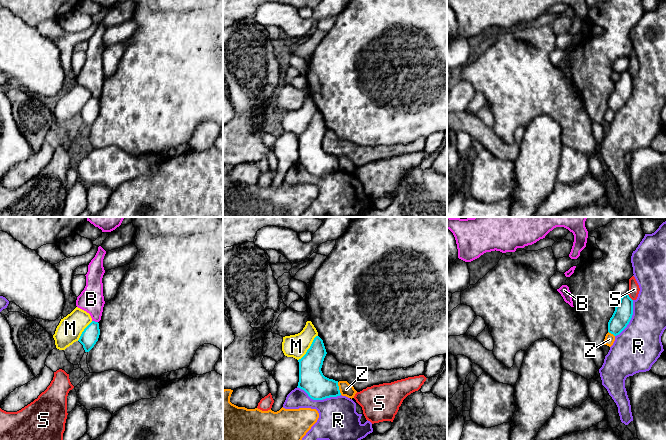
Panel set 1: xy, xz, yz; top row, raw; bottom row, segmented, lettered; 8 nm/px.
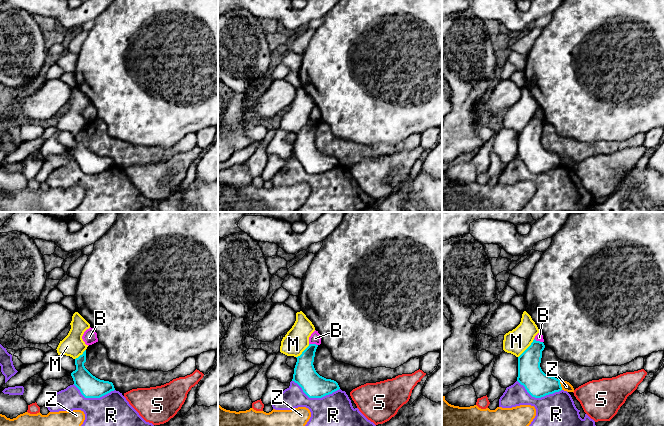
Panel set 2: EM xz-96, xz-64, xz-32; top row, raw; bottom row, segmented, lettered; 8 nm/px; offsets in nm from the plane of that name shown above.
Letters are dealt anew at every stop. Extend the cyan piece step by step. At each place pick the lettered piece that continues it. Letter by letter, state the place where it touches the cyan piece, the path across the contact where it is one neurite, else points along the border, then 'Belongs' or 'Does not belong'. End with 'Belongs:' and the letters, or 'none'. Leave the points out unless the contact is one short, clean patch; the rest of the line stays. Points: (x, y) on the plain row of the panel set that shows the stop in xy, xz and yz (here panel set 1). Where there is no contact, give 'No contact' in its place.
B: Touches cyan at xy (94, 97). Boundary: xy (92, 96), (97, 98). Does not belong
M: Touches cyan at xz (309, 124). Boundary: xz (317, 111), (307, 127), (298, 136). Does not belong
R: Touches cyan at xz (319, 175). Does not belong
S: Touches cyan at yz (629, 73). Does not belong
Z: Touches cyan at xz (338, 164). Does not belong
Belongs: none

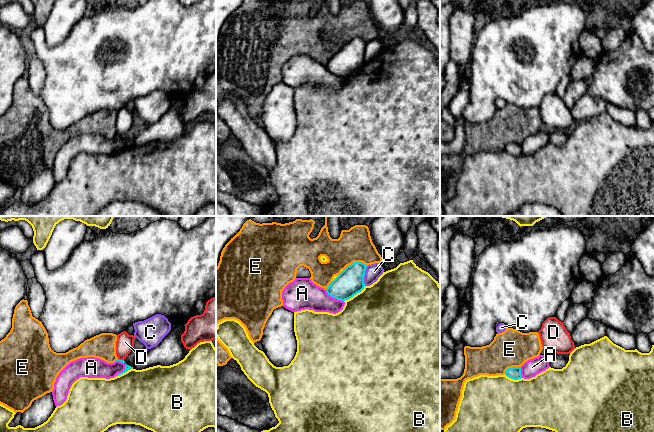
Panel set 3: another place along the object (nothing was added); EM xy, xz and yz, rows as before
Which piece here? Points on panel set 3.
A: Touches cyan at xz (333, 73). Boundary: xz (325, 65), (328, 70), (343, 77). Does not belong
B: Touches cyan at xz (354, 70). Does not belong
C: Touches cyan at xz (363, 52). Boundary: xz (367, 42), (364, 48), (364, 61). Does not belong
D: Touches cyan at xy (121, 136). Does not belong
E: Touches cyan at xz (354, 38). Does not belong
Belongs: none

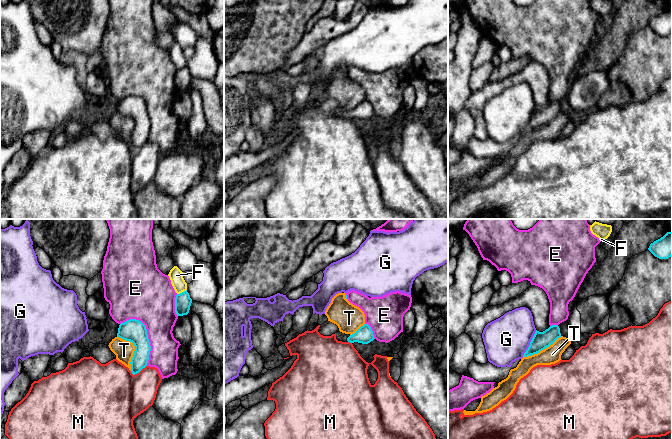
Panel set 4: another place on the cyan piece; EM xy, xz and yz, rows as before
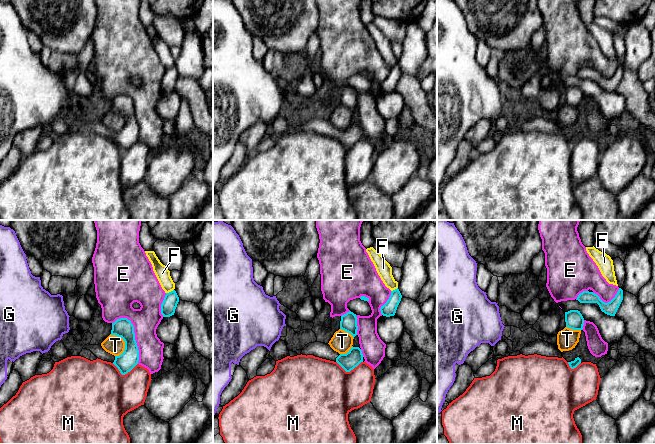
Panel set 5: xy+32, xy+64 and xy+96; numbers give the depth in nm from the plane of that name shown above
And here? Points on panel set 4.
E: Touches cyan at xy (147, 110). Does not belong
F: Touches cyan at xy (182, 68). Boundary: xy (186, 65), (177, 70). Does not belong
G: Touches cyan at yz (530, 119). Does not belong
M: Touches cyan at xy (138, 148). Boundary: xy (146, 141), (134, 150), (130, 147). Does not belong
T: Touches cyan at xy (135, 125). Does not belong
Belongs: none

